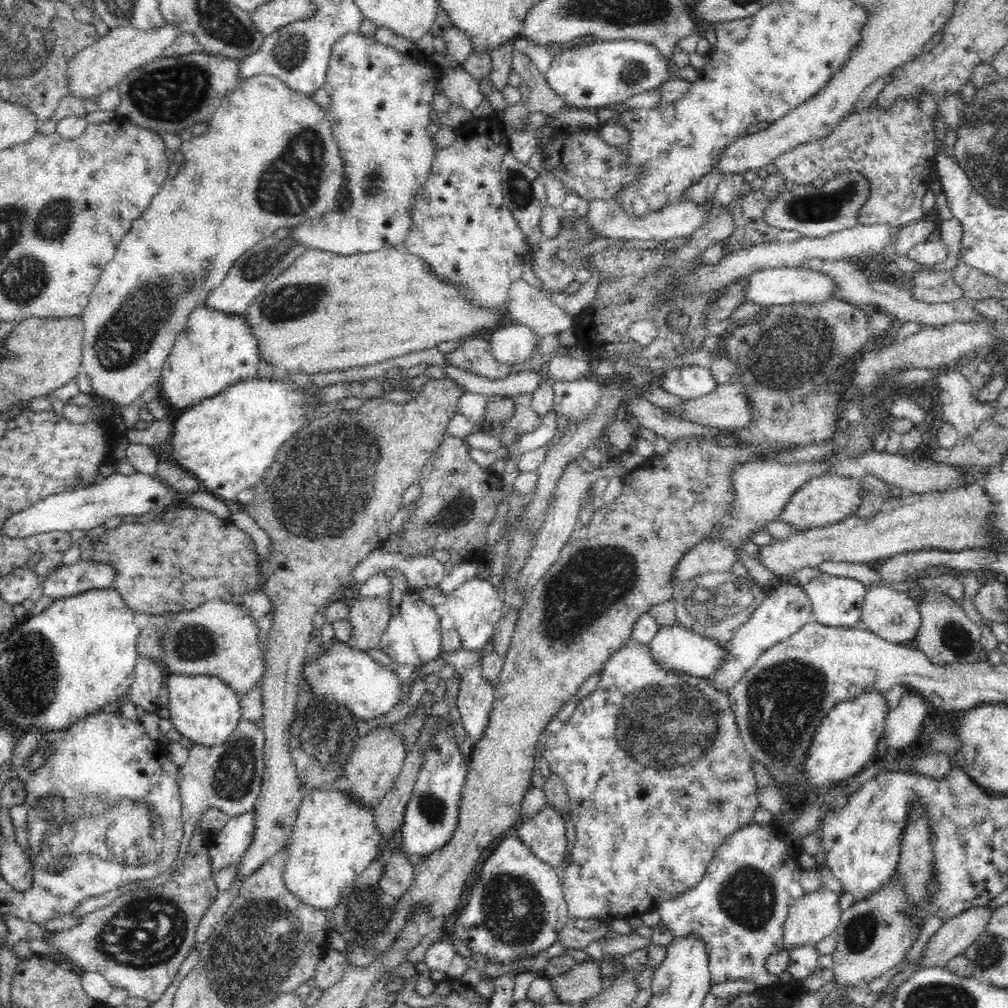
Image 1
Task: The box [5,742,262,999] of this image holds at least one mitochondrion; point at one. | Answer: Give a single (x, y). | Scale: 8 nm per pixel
(148, 932)

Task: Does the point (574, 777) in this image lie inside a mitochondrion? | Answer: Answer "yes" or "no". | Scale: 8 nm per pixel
no

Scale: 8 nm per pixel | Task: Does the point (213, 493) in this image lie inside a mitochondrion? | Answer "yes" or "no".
no

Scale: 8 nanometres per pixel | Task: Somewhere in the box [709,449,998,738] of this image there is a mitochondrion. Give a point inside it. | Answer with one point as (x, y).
(956, 639)

